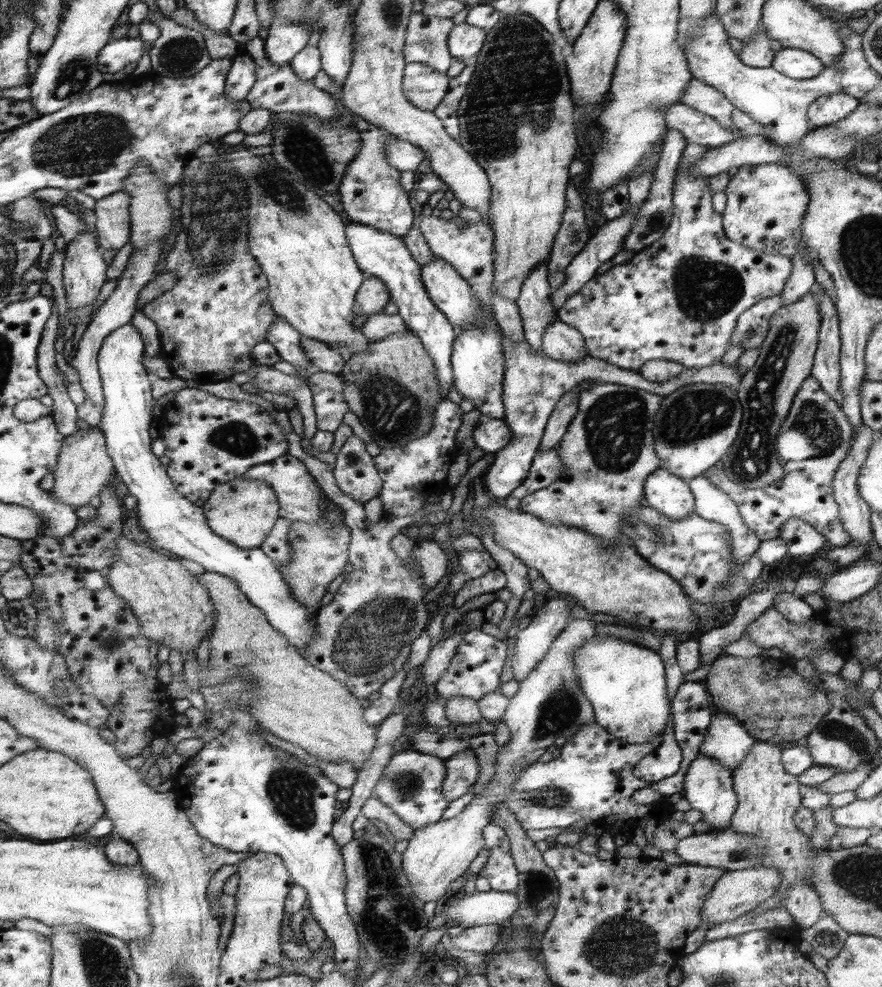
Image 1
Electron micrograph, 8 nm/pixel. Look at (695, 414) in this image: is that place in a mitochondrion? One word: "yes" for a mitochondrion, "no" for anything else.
yes

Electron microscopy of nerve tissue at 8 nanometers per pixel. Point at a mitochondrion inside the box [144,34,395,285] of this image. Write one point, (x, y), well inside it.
(210, 242)

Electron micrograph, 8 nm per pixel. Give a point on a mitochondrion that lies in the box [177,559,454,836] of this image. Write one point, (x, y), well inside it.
(388, 620)

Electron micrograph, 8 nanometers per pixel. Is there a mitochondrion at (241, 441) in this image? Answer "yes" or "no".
yes

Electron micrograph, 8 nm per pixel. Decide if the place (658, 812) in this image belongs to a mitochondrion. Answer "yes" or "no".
no

